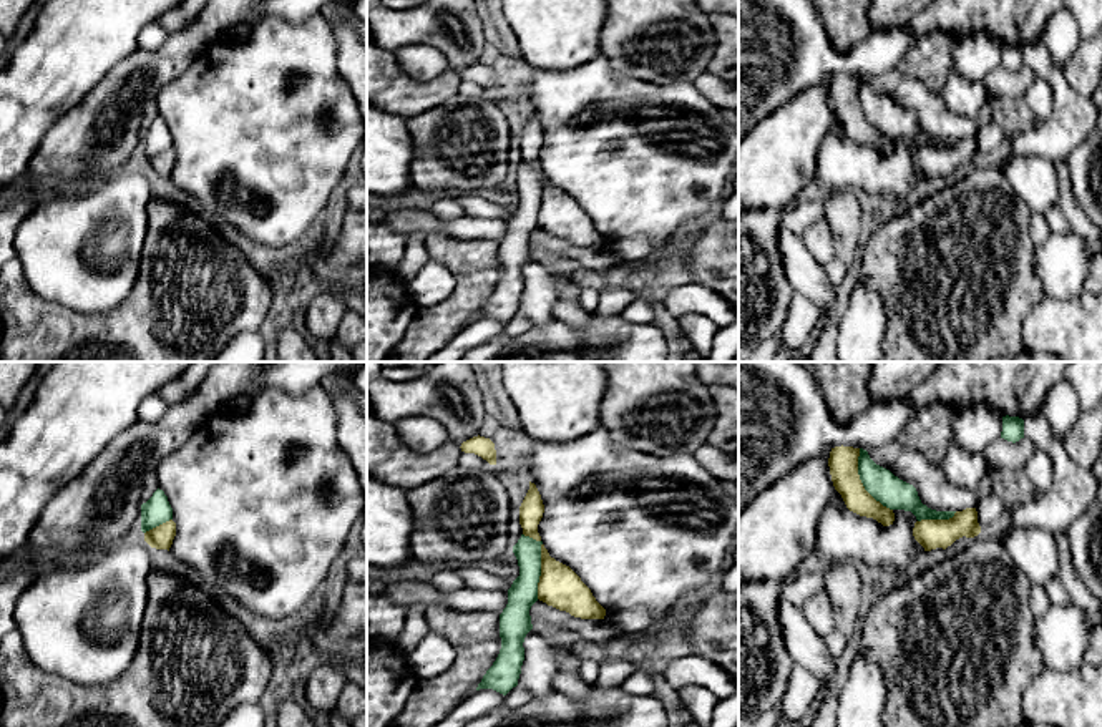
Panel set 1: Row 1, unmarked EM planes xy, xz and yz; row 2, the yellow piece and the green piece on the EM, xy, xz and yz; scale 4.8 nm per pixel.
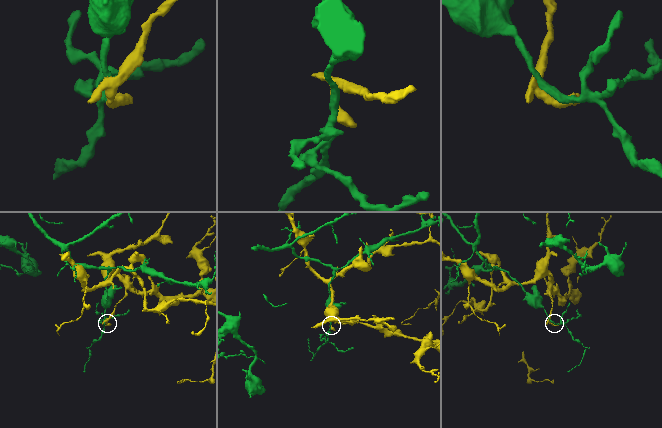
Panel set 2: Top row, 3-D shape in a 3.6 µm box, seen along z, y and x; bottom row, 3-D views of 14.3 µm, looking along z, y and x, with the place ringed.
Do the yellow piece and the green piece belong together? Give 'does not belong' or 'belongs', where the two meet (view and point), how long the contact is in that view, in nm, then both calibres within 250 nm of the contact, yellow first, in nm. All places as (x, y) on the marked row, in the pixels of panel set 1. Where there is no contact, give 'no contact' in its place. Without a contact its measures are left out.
does not belong; contact xz (541, 561); length 320 nm; calibres 200 and 140 nm

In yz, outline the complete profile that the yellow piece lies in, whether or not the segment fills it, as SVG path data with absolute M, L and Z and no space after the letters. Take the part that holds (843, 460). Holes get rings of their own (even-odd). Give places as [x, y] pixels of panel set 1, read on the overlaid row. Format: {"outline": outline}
{"outline": "M843 445L831 448L828 466L833 486L850 511L890 526L895 521L895 513L865 490L858 475L858 456L860 448Z"}

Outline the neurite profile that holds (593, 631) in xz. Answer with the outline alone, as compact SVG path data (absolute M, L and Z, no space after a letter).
M539 599L531 606L529 616L531 621L536 622L573 629L581 636L583 641L592 644L607 644L619 637L619 634L612 627L606 626L601 619L574 617L569 612L548 606Z

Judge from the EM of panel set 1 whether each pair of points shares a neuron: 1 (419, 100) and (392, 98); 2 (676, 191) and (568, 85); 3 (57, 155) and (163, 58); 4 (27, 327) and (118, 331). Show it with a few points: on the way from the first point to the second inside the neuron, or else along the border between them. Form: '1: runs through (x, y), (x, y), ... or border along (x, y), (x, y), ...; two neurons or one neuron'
1: runs through (412, 98), (399, 98); one neuron
2: runs through (638, 158), (599, 133), (573, 133), (561, 123); one neuron
3: runs through (87, 125), (138, 73); one neuron
4: runs through (50, 331), (95, 331); one neuron

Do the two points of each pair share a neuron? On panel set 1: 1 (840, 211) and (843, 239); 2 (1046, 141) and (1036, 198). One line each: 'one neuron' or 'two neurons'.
1: one neuron
2: two neurons

